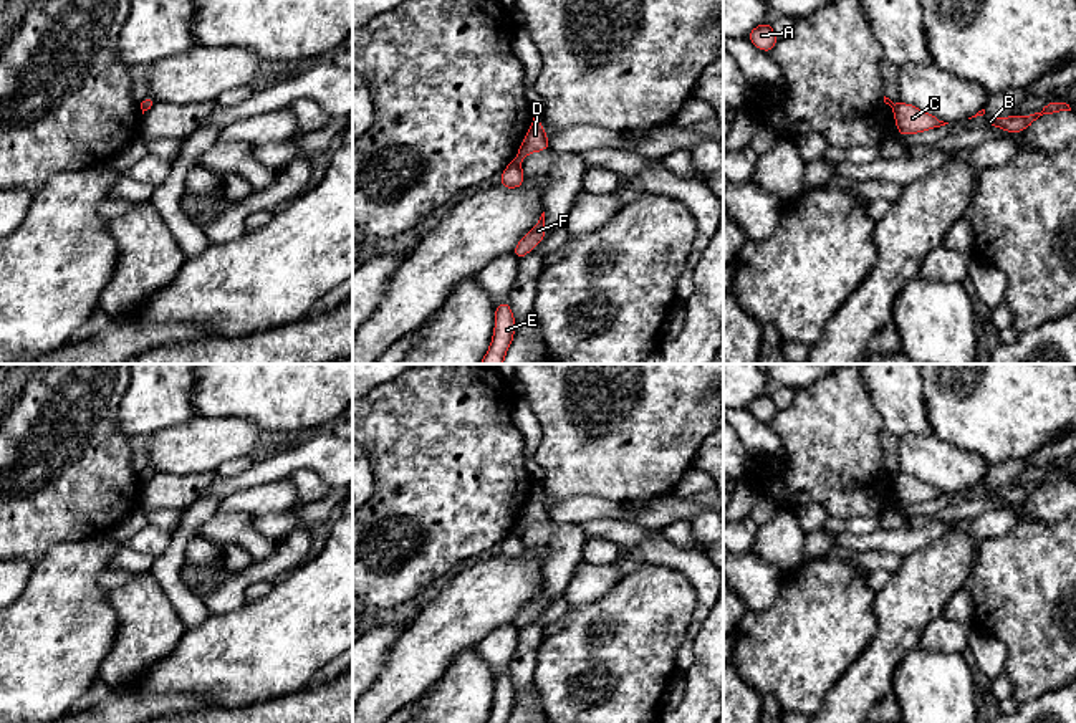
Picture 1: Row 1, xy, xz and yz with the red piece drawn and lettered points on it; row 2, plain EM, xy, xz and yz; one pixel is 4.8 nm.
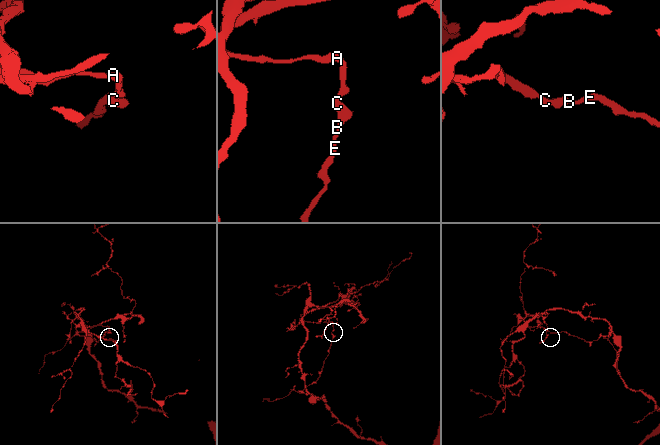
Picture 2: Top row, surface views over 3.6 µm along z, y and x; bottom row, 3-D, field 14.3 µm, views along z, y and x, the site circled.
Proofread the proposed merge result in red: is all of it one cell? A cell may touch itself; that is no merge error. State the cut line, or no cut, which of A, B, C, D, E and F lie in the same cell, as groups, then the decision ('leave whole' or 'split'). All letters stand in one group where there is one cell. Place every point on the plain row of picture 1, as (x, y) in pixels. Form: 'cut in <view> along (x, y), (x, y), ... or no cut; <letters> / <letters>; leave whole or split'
cut in xz along (512, 533), (518, 536); A D / B C E F; split

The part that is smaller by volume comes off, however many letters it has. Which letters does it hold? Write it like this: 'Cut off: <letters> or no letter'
Cut off: A, D

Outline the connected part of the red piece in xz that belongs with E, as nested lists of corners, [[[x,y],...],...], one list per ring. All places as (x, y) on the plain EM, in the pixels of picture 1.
[[[508,670],[495,677],[495,701],[488,723],[507,723],[515,705],[515,688]]]

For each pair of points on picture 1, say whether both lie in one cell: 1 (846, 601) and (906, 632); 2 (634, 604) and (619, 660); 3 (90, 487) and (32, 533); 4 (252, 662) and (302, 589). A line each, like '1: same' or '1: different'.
1: different
2: same
3: same
4: same

